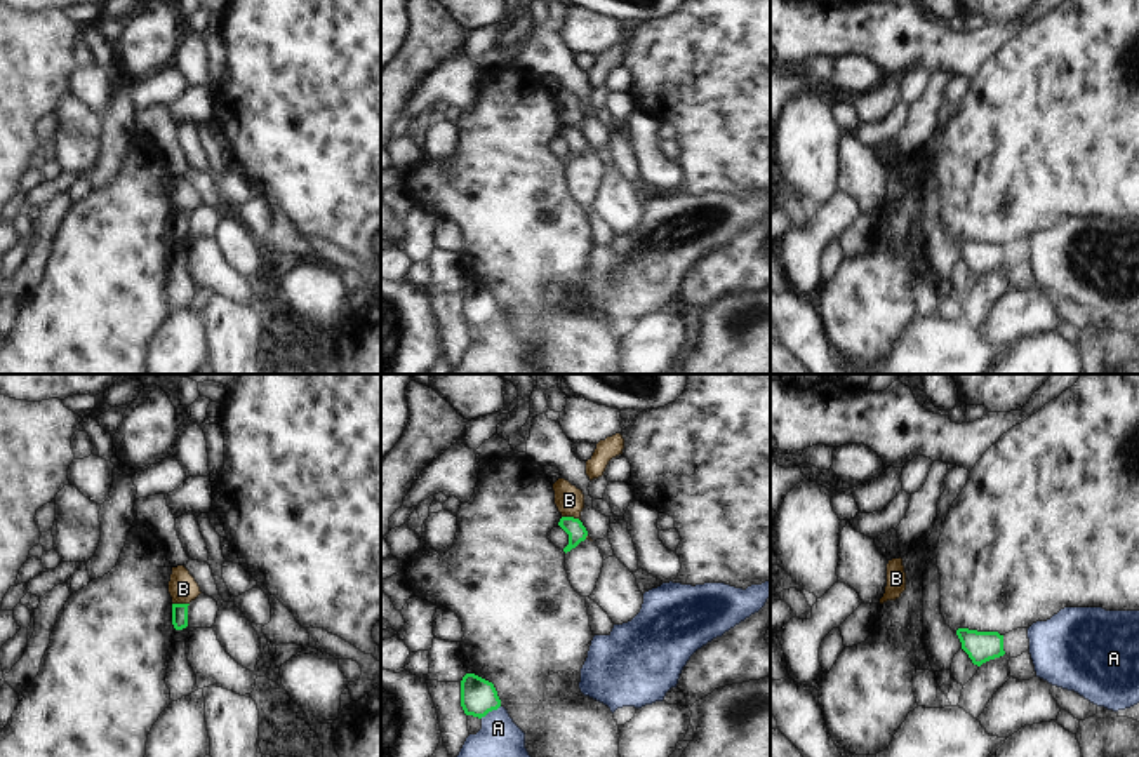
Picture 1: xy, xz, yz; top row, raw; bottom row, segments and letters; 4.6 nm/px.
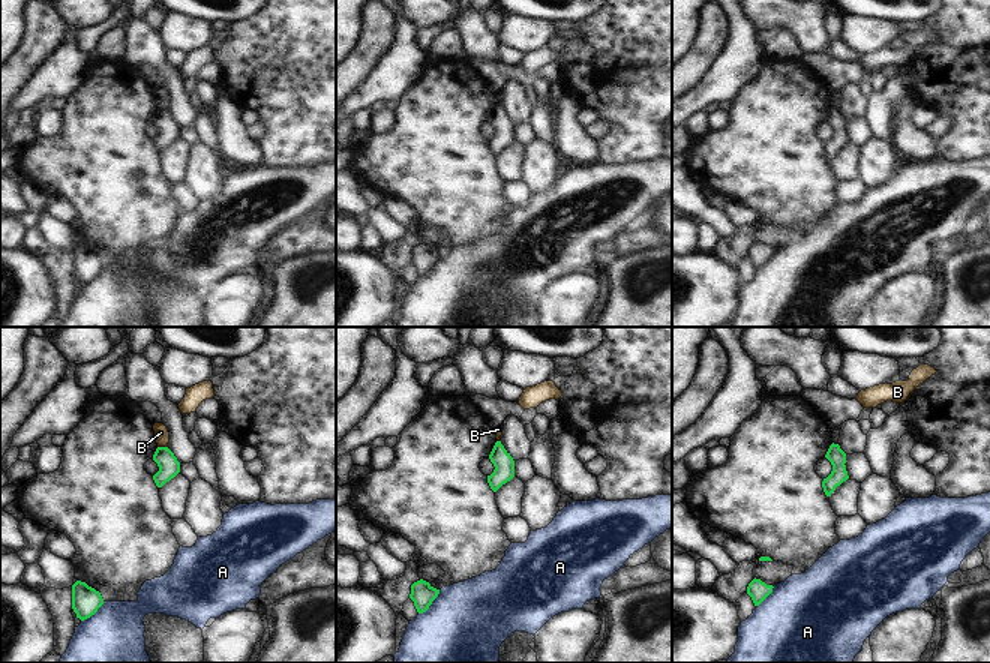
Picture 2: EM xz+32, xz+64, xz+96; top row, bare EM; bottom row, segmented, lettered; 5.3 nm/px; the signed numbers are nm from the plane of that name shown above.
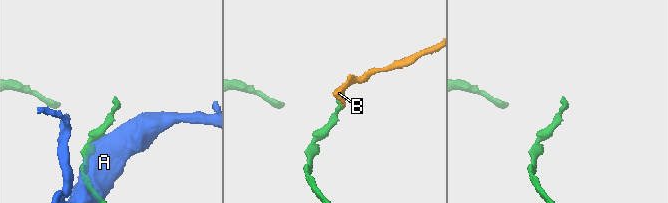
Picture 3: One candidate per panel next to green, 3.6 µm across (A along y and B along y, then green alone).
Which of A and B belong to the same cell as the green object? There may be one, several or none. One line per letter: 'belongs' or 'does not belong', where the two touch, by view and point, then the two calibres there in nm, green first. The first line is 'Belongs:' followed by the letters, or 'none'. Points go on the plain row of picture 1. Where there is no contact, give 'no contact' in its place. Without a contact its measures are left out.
Belongs: none
A: does not belong; meets green in xz at (489, 321); 170 nm thick on the green side, 320 nm on the other
B: does not belong; meets green in xz at (571, 127); 90 nm thick on the green side, 140 nm on the other

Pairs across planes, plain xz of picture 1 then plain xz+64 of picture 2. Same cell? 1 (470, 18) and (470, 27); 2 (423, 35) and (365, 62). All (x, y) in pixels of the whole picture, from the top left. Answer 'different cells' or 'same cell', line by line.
1: same cell
2: same cell

